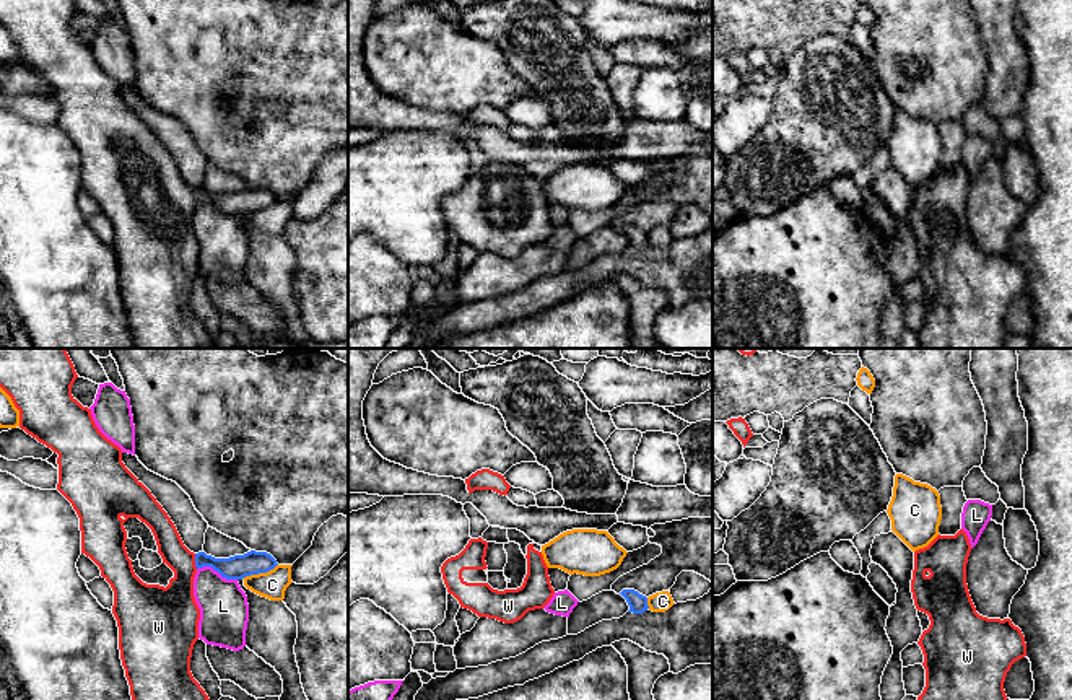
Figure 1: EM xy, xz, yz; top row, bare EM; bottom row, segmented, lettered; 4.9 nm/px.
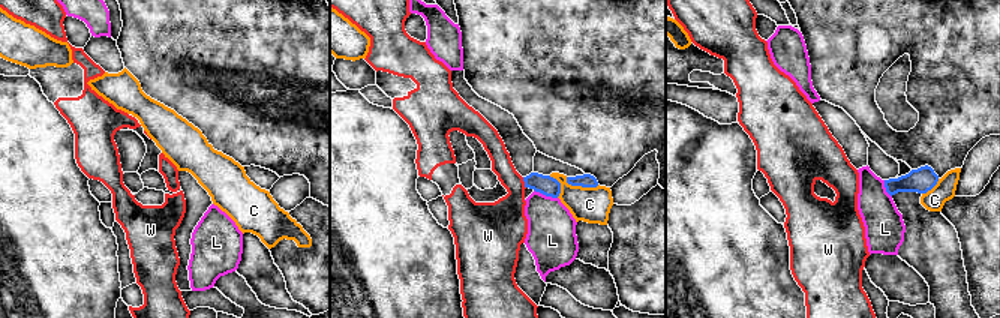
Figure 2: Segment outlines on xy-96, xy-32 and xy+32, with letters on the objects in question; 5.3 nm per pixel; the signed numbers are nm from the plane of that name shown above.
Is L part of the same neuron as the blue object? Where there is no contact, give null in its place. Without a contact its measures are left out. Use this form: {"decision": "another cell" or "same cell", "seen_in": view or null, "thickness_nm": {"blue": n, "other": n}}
{"decision": "another cell", "seen_in": "xy", "thickness_nm": {"blue": 120, "other": 240}}

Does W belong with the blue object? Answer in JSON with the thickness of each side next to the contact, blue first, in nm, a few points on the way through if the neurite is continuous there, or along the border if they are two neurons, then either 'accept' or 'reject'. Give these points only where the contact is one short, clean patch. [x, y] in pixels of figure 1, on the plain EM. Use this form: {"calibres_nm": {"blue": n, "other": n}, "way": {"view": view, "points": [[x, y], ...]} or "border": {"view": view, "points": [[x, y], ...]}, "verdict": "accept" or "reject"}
{"calibres_nm": {"blue": 120, "other": 220}, "way": {"view": "xy", "points": [[238, 202], [196, 197], [184, 209], [174, 243]]}, "verdict": "accept"}

